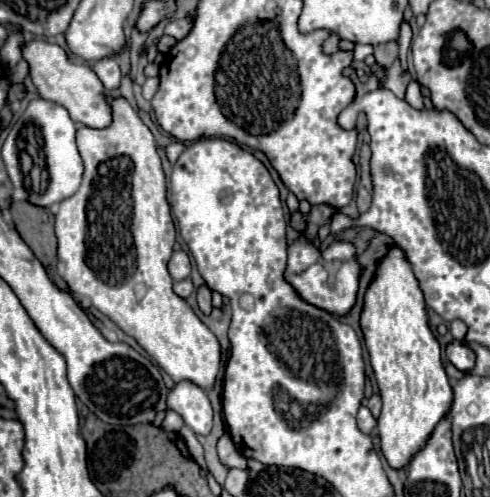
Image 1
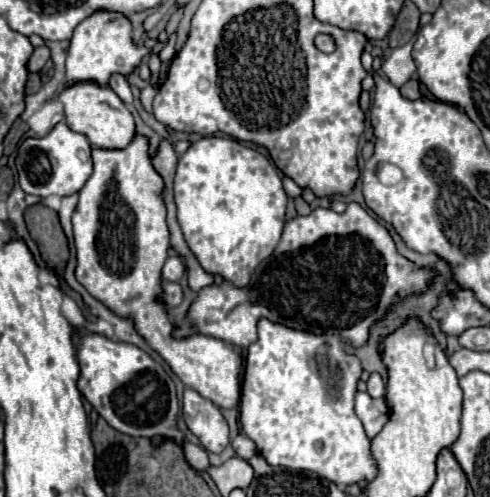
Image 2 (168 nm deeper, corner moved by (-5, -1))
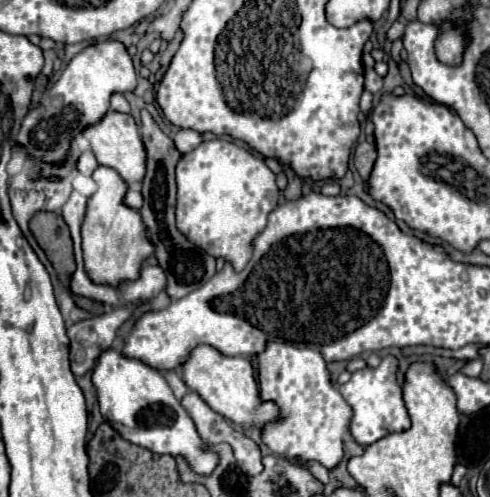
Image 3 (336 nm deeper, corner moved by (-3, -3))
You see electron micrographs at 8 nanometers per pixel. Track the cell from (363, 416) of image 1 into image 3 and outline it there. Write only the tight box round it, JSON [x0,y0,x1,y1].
[338,356,410,446]

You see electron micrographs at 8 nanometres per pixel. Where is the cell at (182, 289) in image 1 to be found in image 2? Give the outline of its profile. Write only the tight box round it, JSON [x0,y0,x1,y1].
[162,282,184,306]

